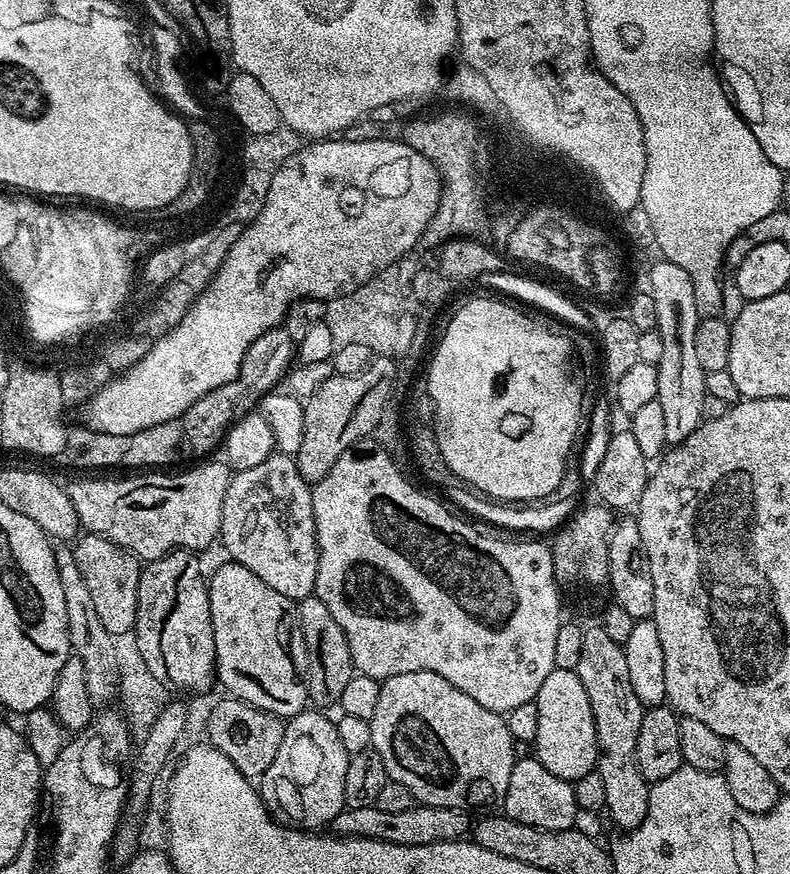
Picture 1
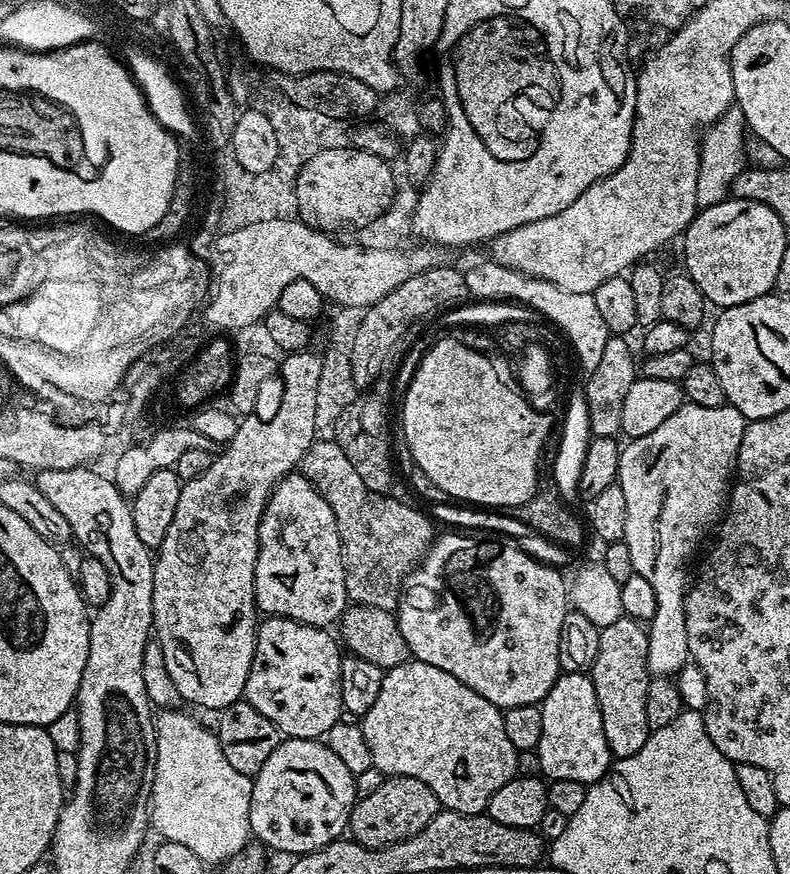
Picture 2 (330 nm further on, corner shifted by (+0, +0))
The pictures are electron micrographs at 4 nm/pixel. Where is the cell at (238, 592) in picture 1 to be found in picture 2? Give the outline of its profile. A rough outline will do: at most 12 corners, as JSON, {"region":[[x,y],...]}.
{"region":[[268,616],[243,699],[281,737],[341,723],[342,648]]}

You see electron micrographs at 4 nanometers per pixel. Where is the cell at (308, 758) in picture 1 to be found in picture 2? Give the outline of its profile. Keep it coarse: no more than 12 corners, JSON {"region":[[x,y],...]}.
{"region":[[281,739],[251,835],[299,858],[345,835],[356,777],[323,739]]}

